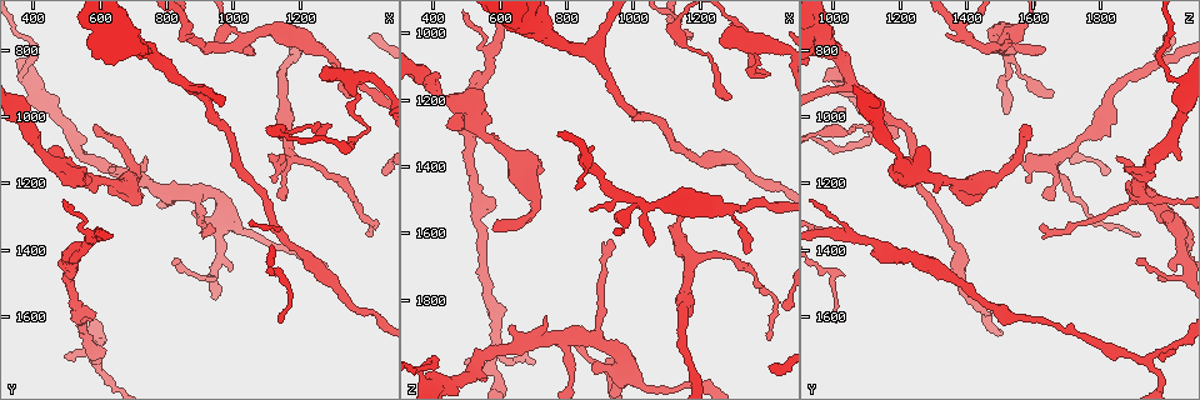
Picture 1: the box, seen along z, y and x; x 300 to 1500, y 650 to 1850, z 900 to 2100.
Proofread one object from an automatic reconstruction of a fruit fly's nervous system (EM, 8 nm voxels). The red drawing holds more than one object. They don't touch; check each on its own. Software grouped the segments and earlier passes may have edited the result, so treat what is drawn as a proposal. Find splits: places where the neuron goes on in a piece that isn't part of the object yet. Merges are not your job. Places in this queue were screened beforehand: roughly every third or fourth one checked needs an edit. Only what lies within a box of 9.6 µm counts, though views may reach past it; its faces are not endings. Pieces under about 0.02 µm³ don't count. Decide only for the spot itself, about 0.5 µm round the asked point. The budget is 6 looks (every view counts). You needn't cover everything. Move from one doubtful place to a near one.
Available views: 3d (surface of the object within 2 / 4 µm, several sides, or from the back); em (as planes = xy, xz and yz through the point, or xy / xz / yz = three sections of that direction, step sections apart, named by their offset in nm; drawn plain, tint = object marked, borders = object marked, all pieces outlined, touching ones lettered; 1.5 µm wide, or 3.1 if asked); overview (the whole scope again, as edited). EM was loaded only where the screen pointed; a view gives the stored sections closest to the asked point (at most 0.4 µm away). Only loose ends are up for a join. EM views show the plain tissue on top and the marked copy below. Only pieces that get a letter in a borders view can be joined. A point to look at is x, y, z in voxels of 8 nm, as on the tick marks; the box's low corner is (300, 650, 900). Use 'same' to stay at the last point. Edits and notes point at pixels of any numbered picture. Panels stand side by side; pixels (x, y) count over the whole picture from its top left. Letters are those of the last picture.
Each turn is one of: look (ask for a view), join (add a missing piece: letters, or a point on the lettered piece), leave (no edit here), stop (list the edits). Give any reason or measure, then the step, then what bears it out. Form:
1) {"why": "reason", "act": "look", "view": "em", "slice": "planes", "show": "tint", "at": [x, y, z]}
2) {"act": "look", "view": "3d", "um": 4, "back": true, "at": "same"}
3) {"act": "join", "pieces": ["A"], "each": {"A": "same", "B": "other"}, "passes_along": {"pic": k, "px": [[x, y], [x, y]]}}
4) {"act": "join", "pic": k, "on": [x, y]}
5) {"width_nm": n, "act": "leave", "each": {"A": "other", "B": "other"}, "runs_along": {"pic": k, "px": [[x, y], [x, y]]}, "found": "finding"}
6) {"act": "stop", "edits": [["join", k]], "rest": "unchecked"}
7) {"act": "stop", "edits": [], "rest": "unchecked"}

{"why": "stops while still wide", "act": "look", "view": "3d", "um": 4, "at": [1260, 860, 1040]}

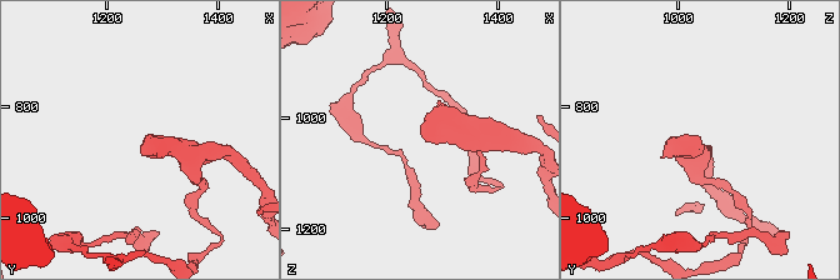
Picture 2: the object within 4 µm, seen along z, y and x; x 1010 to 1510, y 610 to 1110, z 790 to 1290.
{"act": "look", "view": "em", "slice": "yz", "step": 8, "show": "tint", "at": [1260, 865, 1040]}

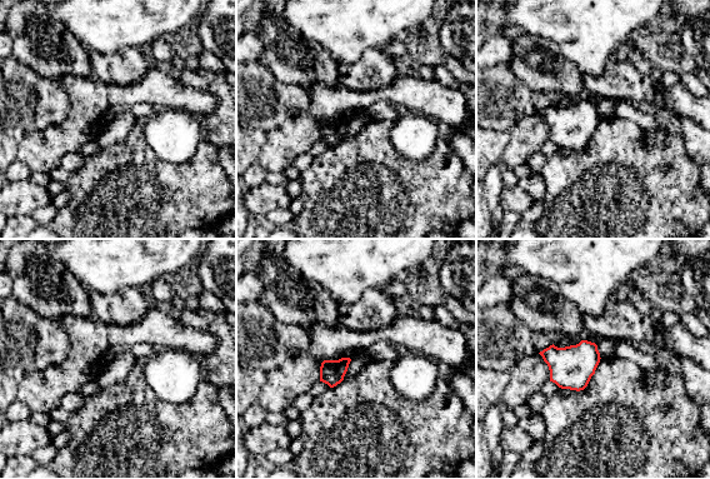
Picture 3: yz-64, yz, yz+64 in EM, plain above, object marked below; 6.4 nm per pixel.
{"act": "look", "view": "em", "slice": "planes", "show": "borders", "at": "same"}

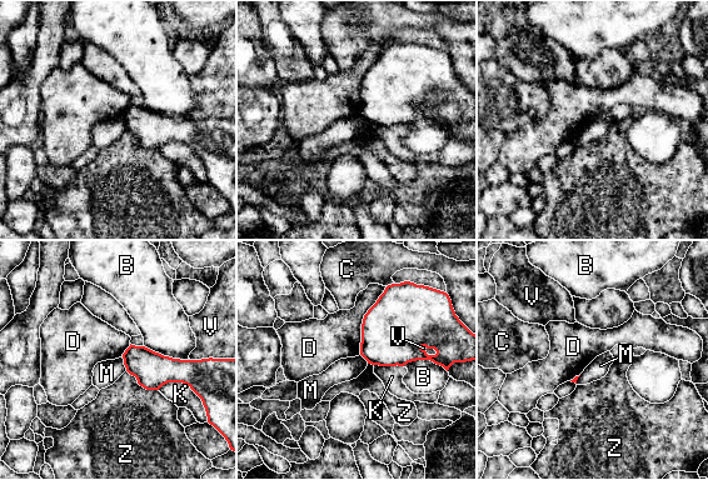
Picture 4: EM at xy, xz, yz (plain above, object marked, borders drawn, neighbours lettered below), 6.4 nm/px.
{"act": "leave", "each": {"B": "other", "C": "other", "D": "other", "K": "other", "M": "other", "V": "other", "Z": "other"}, "border": {"pic": 4, "px": [[121, 358], [126, 370]]}, "found": "no lettered piece goes on from it"}

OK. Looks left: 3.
{"why": "end of a long branch", "act": "look", "view": "em", "slice": "planes", "show": "borders", "at": [1300, 1030, 1190]}

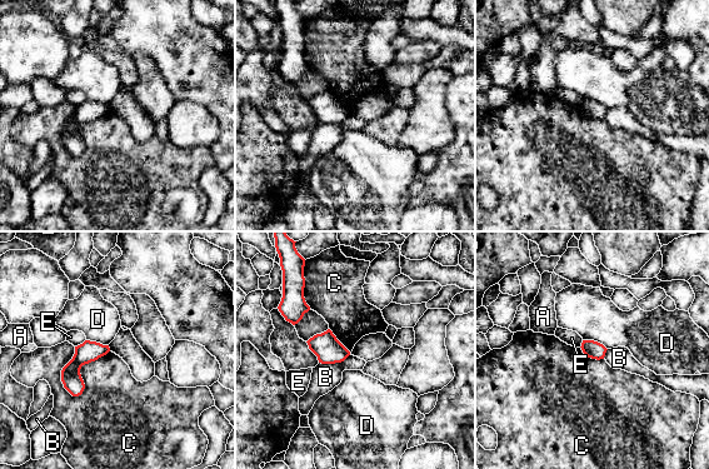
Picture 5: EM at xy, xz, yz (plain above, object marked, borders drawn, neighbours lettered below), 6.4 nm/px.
{"act": "leave", "each": {"A": "other", "B": "other", "C": "other", "D": "other", "E": "other"}, "border": {"pic": 5, "px": [[109, 350], [80, 394], [63, 387]]}, "found": "no lettered piece goes on from it"}

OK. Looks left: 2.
{"why": "free end", "act": "look", "view": "em", "slice": "planes", "show": "borders", "at": [490, 1720, 1980]}

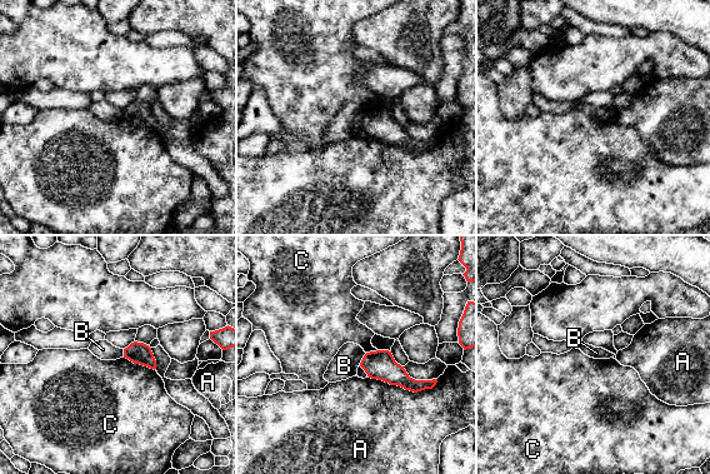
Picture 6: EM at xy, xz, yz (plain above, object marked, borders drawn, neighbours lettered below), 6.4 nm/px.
{"width_nm": 140, "act": "leave", "each": {"A": "other", "B": "other", "C": "other"}, "found": "none of them fits"}

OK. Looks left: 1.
{"act": "stop", "edits": [], "rest": "unchecked"}

